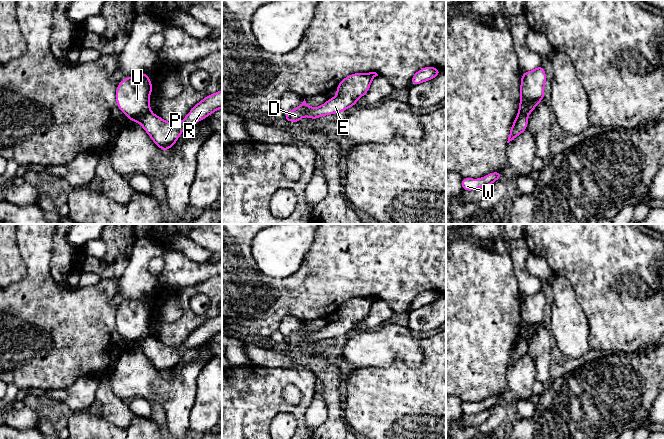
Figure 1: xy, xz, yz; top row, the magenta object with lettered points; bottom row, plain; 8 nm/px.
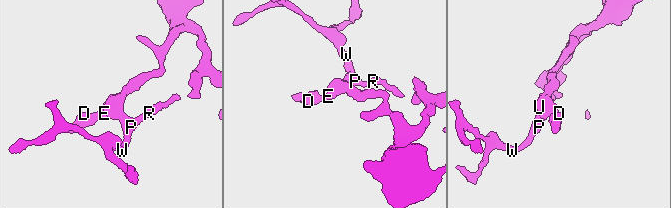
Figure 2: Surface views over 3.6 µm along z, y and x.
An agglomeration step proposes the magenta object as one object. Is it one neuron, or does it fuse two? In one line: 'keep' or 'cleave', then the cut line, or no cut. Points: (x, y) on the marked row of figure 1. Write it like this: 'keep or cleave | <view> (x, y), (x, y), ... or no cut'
cleave | xy (150, 110), (139, 121)

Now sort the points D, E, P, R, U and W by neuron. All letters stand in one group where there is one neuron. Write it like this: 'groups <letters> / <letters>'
groups D E U / P R W

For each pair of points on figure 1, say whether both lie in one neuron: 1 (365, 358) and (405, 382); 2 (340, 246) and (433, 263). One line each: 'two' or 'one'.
1: two
2: one

